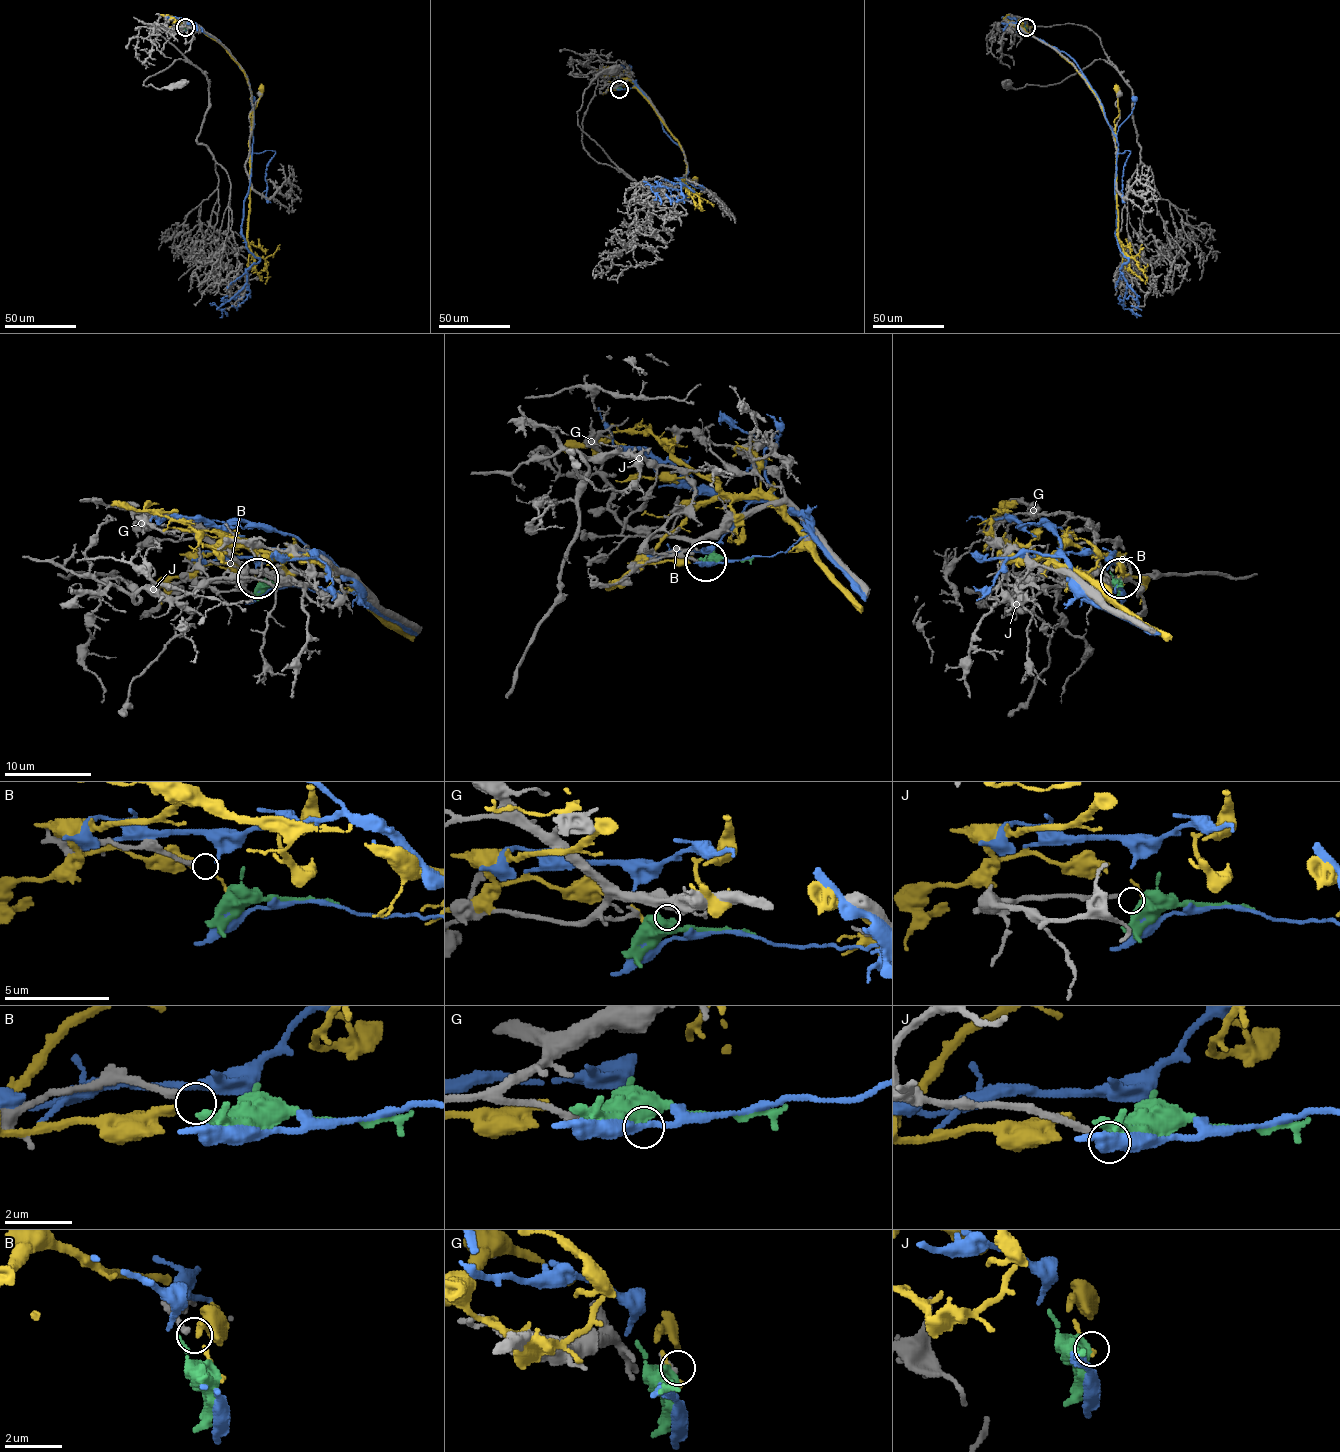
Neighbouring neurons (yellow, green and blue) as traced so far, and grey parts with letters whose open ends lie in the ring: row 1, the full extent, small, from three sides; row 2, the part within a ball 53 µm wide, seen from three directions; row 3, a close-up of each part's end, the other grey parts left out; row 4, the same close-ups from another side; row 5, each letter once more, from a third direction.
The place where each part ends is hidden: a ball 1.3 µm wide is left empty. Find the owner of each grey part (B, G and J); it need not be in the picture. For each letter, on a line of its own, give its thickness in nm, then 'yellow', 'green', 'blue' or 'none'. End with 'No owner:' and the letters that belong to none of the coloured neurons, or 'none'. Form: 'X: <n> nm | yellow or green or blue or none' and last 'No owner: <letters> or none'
B: 200 nm | none
G: 160 nm | none
J: 180 nm | none
No owner: B, G, J

